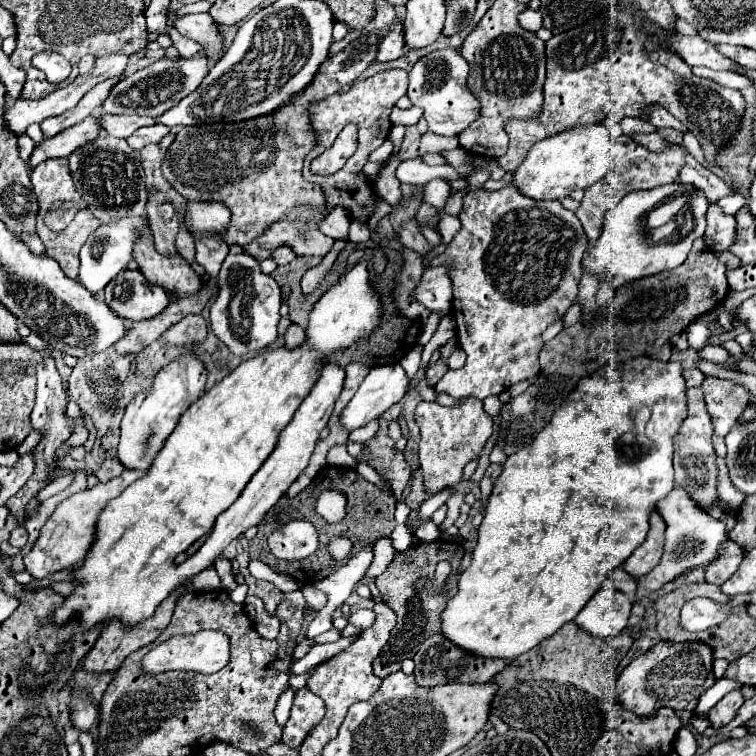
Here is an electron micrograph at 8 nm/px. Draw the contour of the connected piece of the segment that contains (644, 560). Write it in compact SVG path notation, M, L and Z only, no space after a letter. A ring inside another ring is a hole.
M651 513L649 517L649 533L647 539L631 553L631 557L623 563L623 569L631 575L631 577L641 577L647 575L659 561L661 557L661 549L663 549L663 533L665 533L665 521L661 519L659 513Z

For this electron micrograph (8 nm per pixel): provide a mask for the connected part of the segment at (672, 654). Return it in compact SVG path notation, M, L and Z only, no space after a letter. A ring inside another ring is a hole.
M659 641L623 669L615 687L617 701L621 707L633 711L639 717L651 717L661 707L673 707L675 711L695 711L701 693L715 683L711 663L713 651L707 645Z

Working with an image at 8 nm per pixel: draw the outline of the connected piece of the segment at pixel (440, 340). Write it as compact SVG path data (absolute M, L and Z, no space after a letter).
M451 315L445 316L439 323L437 331L435 331L433 337L429 343L423 347L421 354L421 367L427 367L431 355L436 349L444 345L449 339L456 336L457 330L456 322Z

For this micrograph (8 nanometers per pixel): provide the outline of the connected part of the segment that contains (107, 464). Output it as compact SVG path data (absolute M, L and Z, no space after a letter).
M107 459L107 461L103 461L103 465L97 469L95 477L97 477L101 483L105 483L105 481L109 481L109 479L113 479L113 477L119 477L123 471L125 471L125 467L119 465L117 459Z

